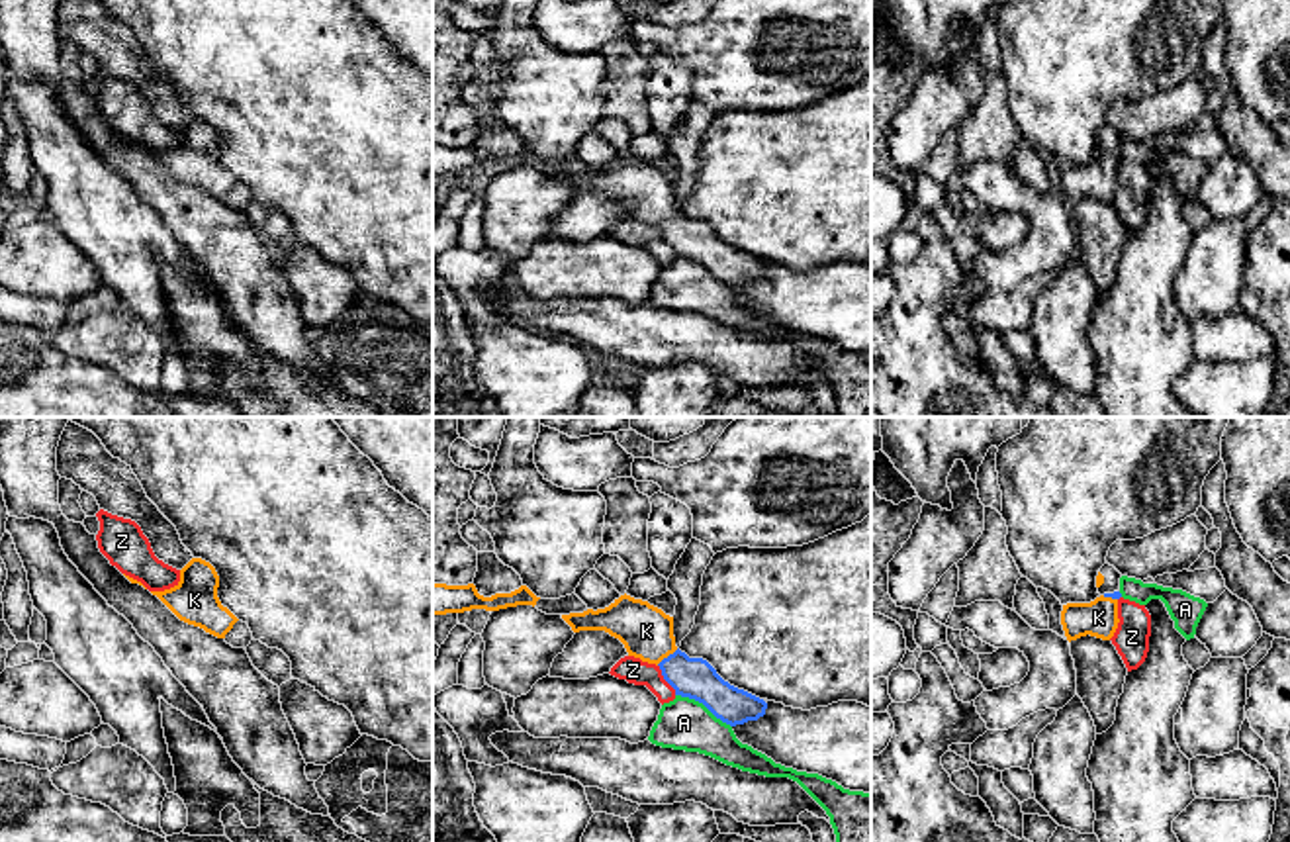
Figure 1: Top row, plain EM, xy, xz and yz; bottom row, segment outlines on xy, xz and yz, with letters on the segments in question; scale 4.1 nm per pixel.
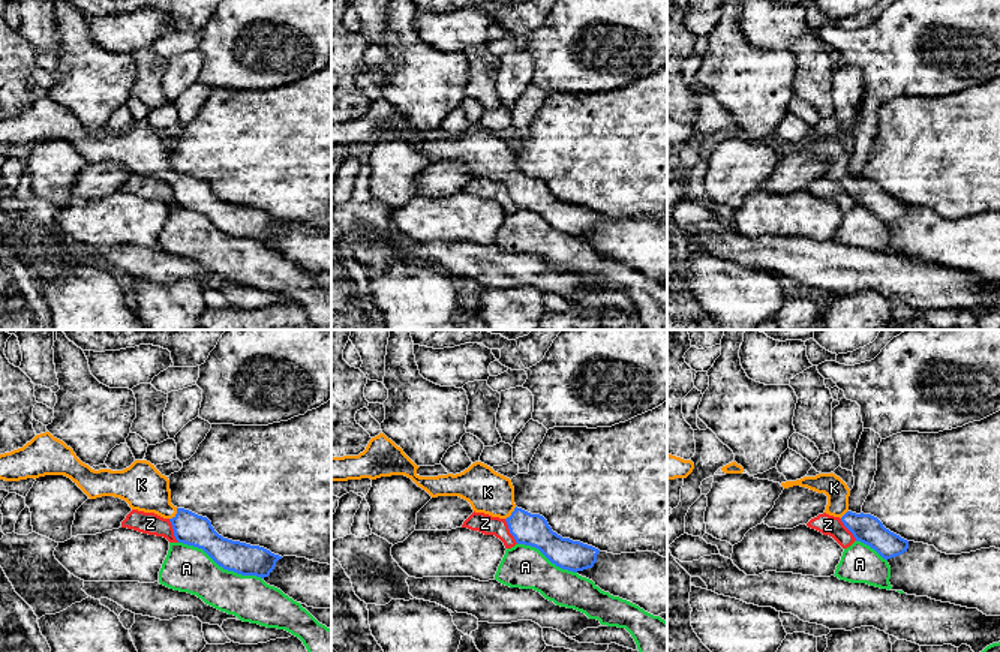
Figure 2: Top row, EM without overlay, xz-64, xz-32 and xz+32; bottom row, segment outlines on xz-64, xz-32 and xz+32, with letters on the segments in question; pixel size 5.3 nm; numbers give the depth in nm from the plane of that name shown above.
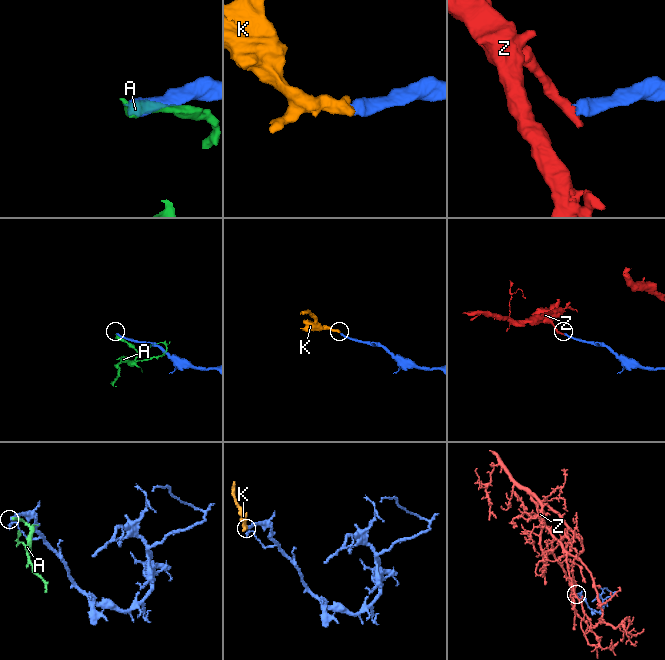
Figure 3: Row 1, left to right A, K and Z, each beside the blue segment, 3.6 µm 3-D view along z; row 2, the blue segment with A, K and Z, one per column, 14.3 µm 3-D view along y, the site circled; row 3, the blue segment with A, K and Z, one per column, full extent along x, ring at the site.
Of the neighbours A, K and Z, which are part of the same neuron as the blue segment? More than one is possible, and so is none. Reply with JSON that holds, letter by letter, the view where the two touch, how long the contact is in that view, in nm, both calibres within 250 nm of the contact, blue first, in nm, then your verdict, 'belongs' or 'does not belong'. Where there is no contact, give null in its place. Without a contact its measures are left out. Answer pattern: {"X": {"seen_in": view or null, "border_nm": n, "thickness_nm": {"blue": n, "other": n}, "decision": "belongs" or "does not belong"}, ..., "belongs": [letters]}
{"A": {"seen_in": "xz", "border_nm": 280, "thickness_nm": {"blue": 170, "other": 220}, "decision": "does not belong"}, "K": {"seen_in": "xz", "border_nm": 120, "thickness_nm": {"blue": 170, "other": 220}, "decision": "belongs"}, "Z": {"seen_in": "xz", "border_nm": 150, "thickness_nm": {"blue": 170, "other": 100}, "decision": "does not belong"}, "belongs": ["K"]}

